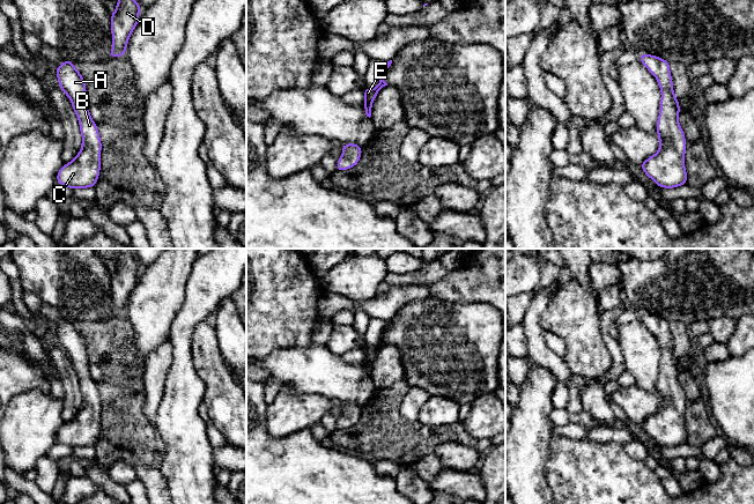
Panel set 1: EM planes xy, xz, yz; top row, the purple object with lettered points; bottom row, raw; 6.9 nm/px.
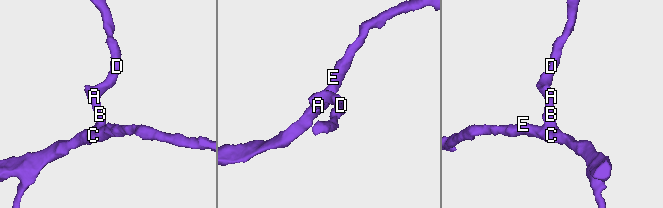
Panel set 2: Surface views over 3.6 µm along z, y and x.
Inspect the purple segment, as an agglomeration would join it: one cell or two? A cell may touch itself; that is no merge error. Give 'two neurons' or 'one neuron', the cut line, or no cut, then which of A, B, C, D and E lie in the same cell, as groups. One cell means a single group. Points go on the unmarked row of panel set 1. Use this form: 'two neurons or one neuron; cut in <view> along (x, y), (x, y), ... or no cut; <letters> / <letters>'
one neuron; no cut; A B C D E

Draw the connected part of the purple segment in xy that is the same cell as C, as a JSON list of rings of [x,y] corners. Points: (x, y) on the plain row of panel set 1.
[[[66,319],[56,329],[59,347],[69,357],[79,378],[82,403],[79,413],[57,432],[57,443],[74,447],[94,446],[101,430],[101,395],[89,372],[84,336]]]

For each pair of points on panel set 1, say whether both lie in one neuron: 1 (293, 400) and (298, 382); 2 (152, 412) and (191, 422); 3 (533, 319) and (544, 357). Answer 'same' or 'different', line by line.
1: different
2: different
3: same

